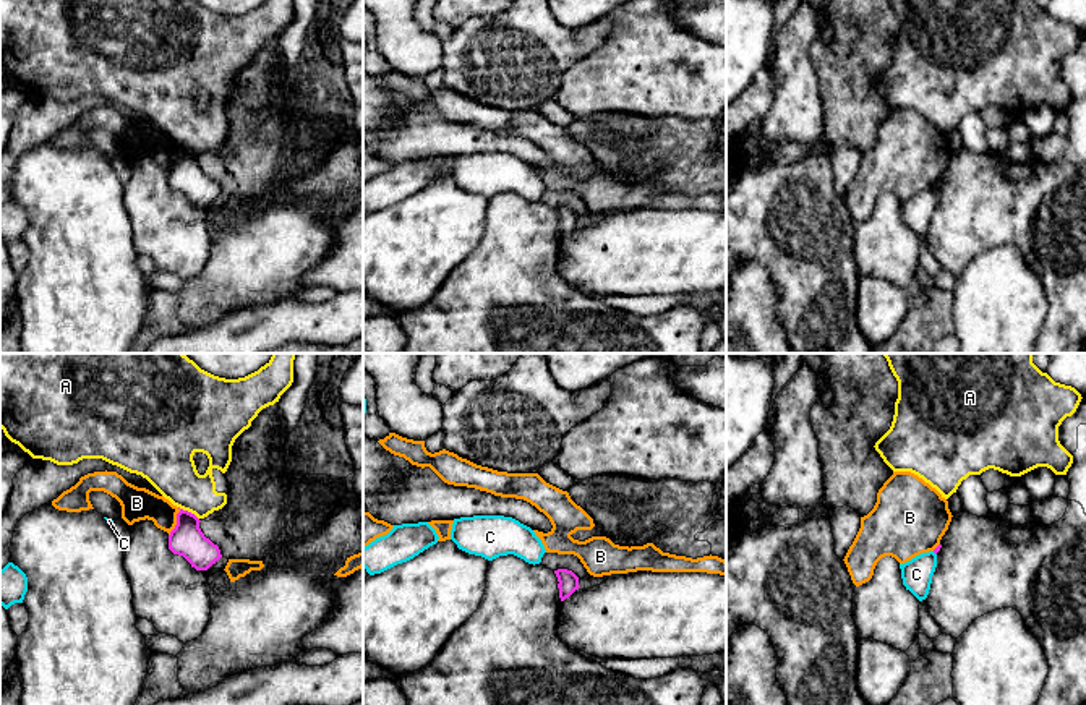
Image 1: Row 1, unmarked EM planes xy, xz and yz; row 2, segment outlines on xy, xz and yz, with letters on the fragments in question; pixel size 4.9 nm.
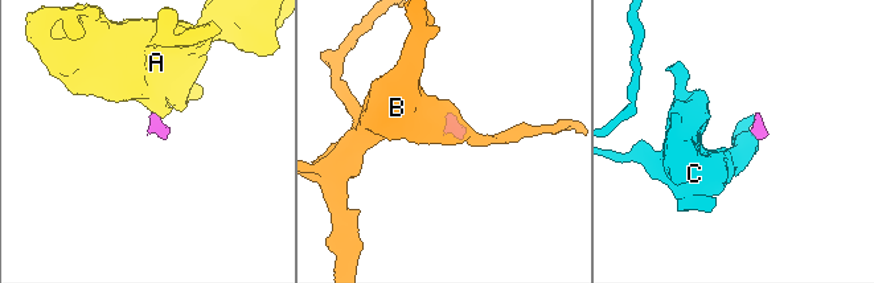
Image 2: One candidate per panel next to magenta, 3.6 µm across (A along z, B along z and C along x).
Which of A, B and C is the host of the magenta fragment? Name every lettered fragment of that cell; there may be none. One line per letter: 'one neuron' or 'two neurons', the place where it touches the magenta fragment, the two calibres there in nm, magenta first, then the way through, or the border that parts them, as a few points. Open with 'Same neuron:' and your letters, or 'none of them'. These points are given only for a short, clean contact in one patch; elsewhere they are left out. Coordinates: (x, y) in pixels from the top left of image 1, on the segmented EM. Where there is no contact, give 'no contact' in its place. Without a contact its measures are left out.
Same neuron: C
A: two neurons; contact xy (187, 511); calibres 170 and 240 nm; border xy (179, 506), (198, 519)
B: two neurons; contact xy (177, 522); calibres 170 and 160 nm; border xy (179, 508), (175, 527), (169, 535)
C: one neuron; no contact

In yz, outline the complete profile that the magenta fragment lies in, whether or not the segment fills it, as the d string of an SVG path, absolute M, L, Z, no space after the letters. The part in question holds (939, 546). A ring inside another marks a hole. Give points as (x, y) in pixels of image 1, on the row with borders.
M938 545L934 551L922 553L904 564L900 564L903 585L919 601L926 600L929 595L940 548L942 545Z

